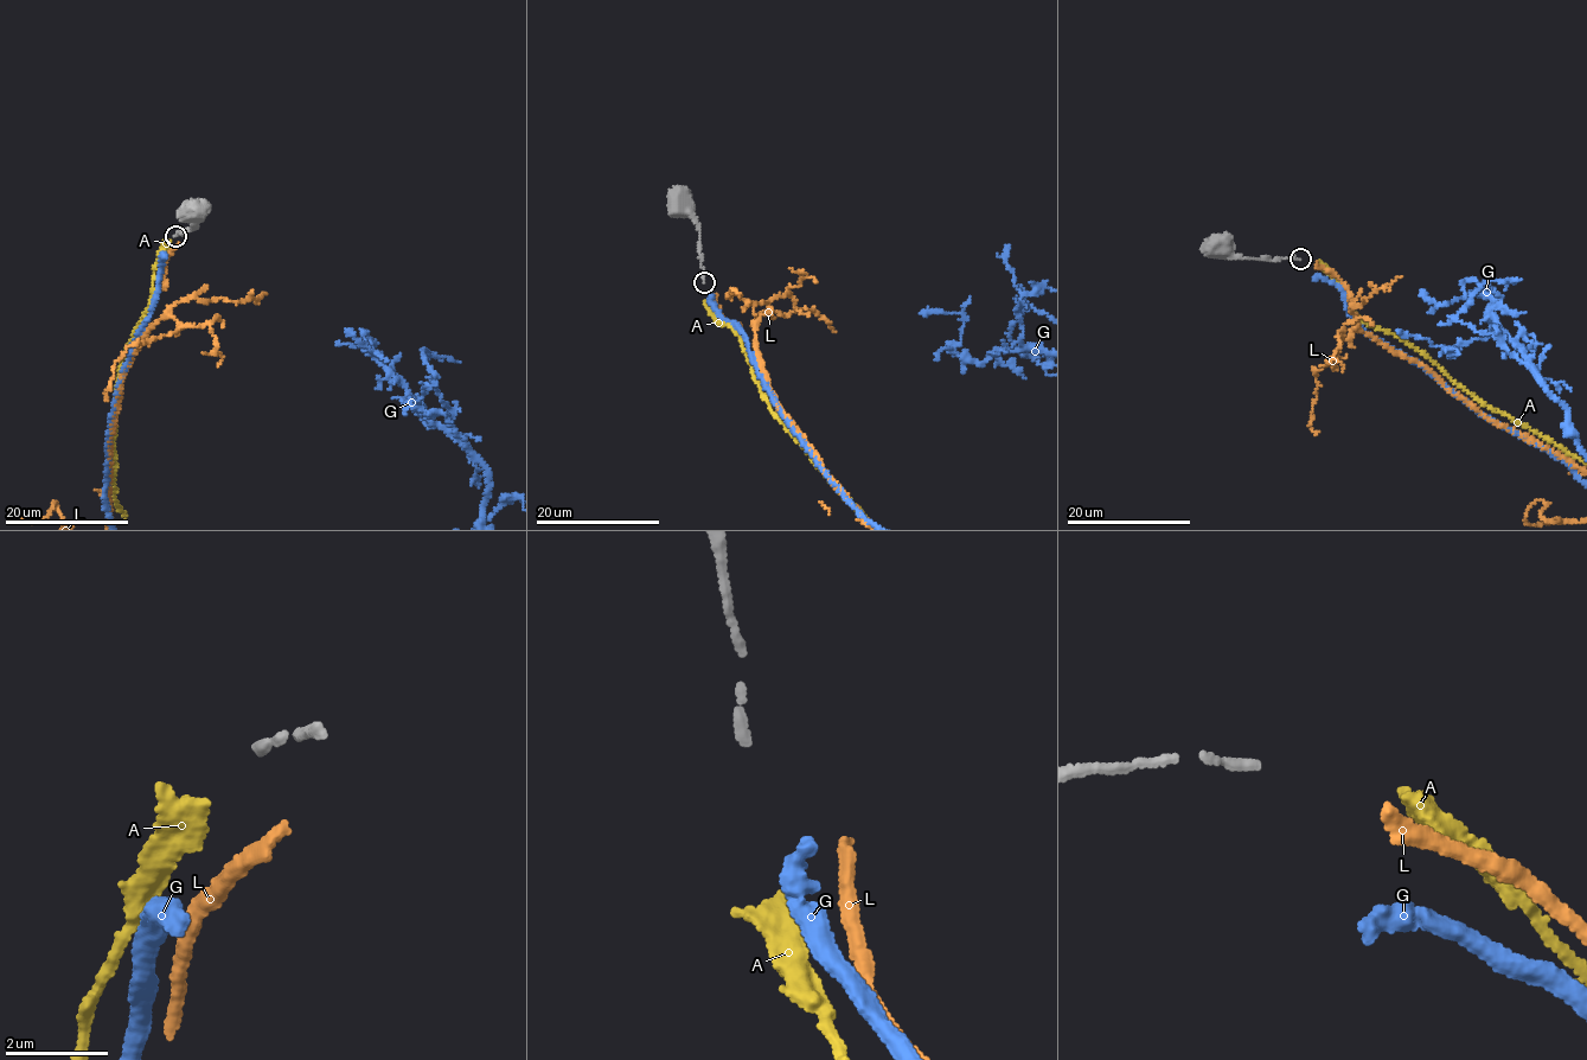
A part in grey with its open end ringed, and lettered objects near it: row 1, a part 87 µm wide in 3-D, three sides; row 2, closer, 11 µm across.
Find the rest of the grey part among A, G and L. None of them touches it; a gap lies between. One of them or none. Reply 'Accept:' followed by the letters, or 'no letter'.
Accept: A

